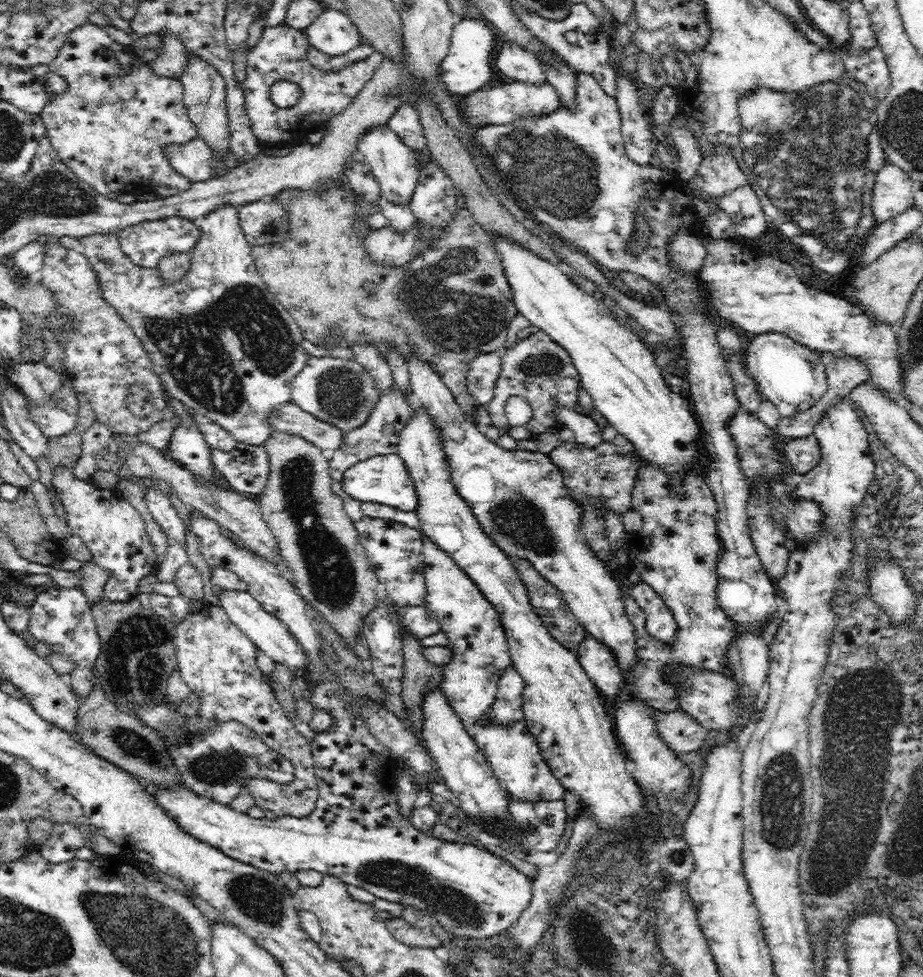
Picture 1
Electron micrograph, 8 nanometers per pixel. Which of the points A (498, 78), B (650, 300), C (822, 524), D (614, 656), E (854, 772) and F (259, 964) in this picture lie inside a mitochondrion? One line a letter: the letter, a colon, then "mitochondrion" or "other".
A: other
B: other
C: other
D: other
E: mitochondrion
F: other

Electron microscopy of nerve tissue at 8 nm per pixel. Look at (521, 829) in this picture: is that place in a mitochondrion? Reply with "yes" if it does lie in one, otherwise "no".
yes

